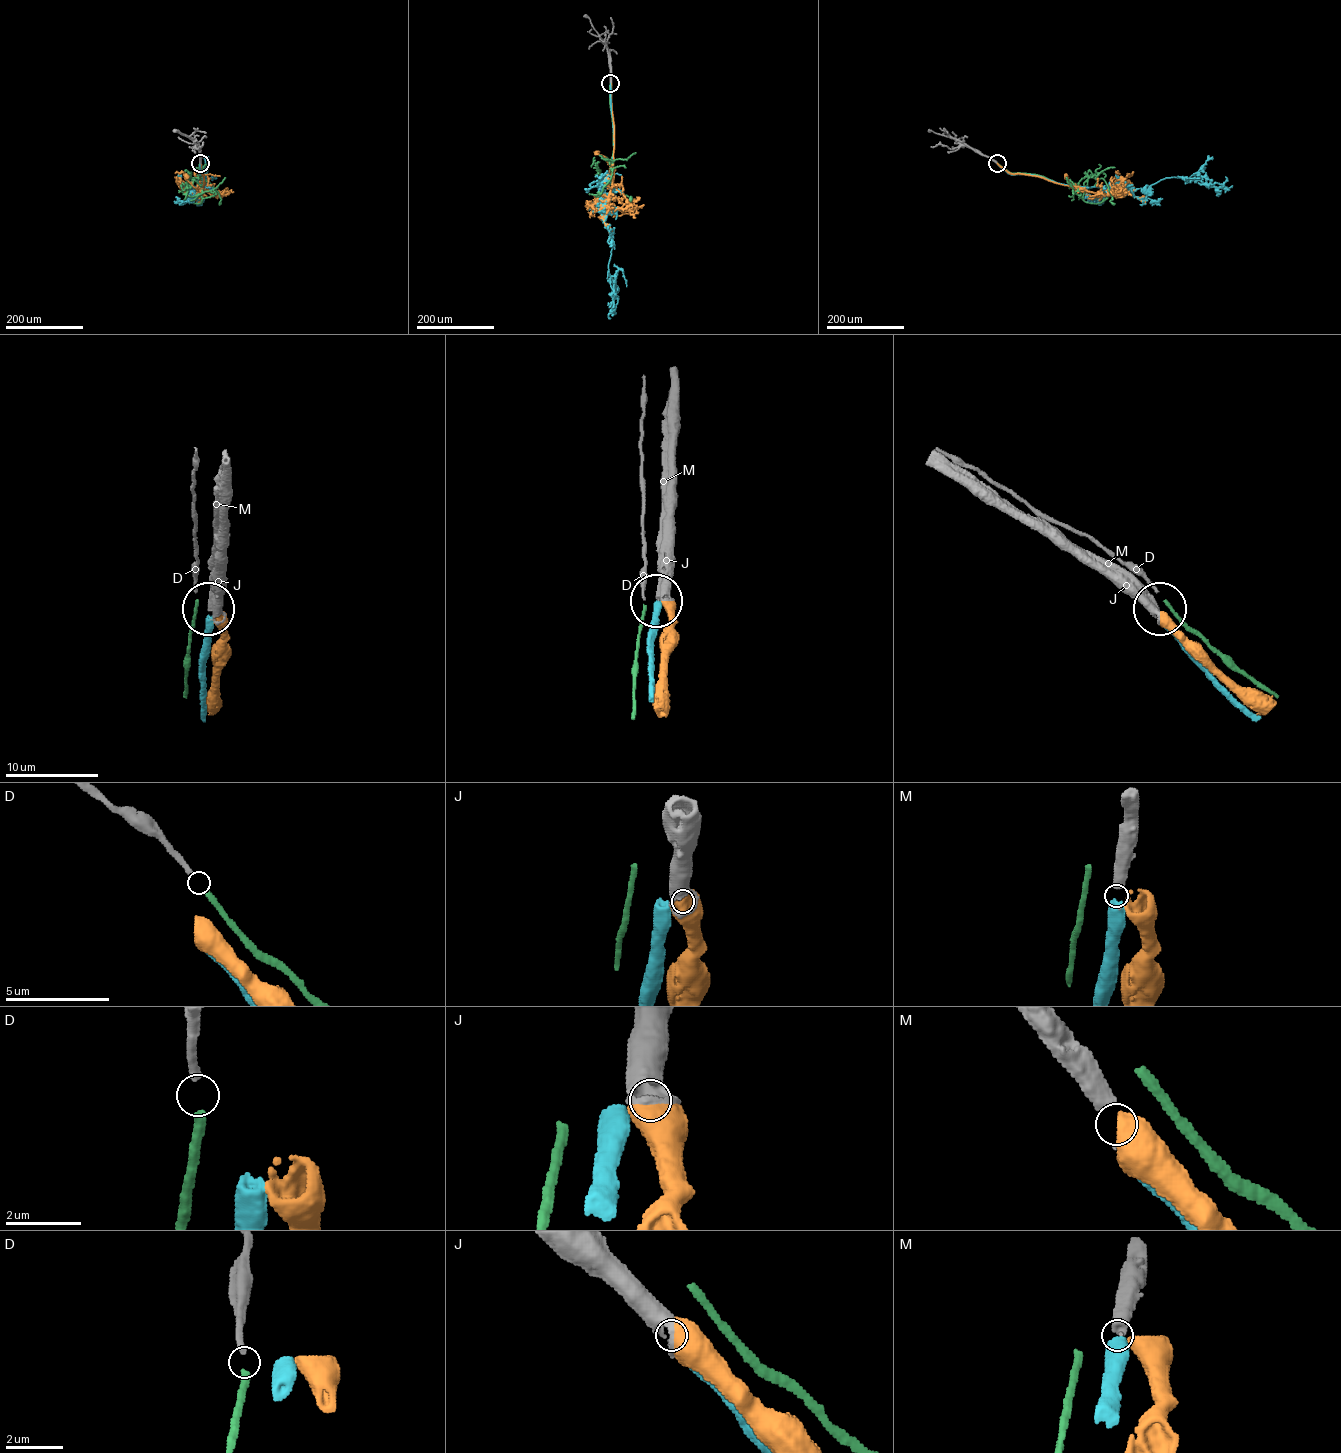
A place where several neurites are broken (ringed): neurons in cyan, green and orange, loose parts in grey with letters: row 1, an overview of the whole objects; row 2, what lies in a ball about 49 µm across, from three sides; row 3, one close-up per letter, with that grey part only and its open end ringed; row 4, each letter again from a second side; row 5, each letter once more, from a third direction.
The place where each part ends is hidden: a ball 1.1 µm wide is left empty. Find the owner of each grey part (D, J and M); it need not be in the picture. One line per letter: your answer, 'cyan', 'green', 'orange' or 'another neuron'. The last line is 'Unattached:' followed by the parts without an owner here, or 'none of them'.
D: green
J: orange
M: cyan
Unattached: none of them

